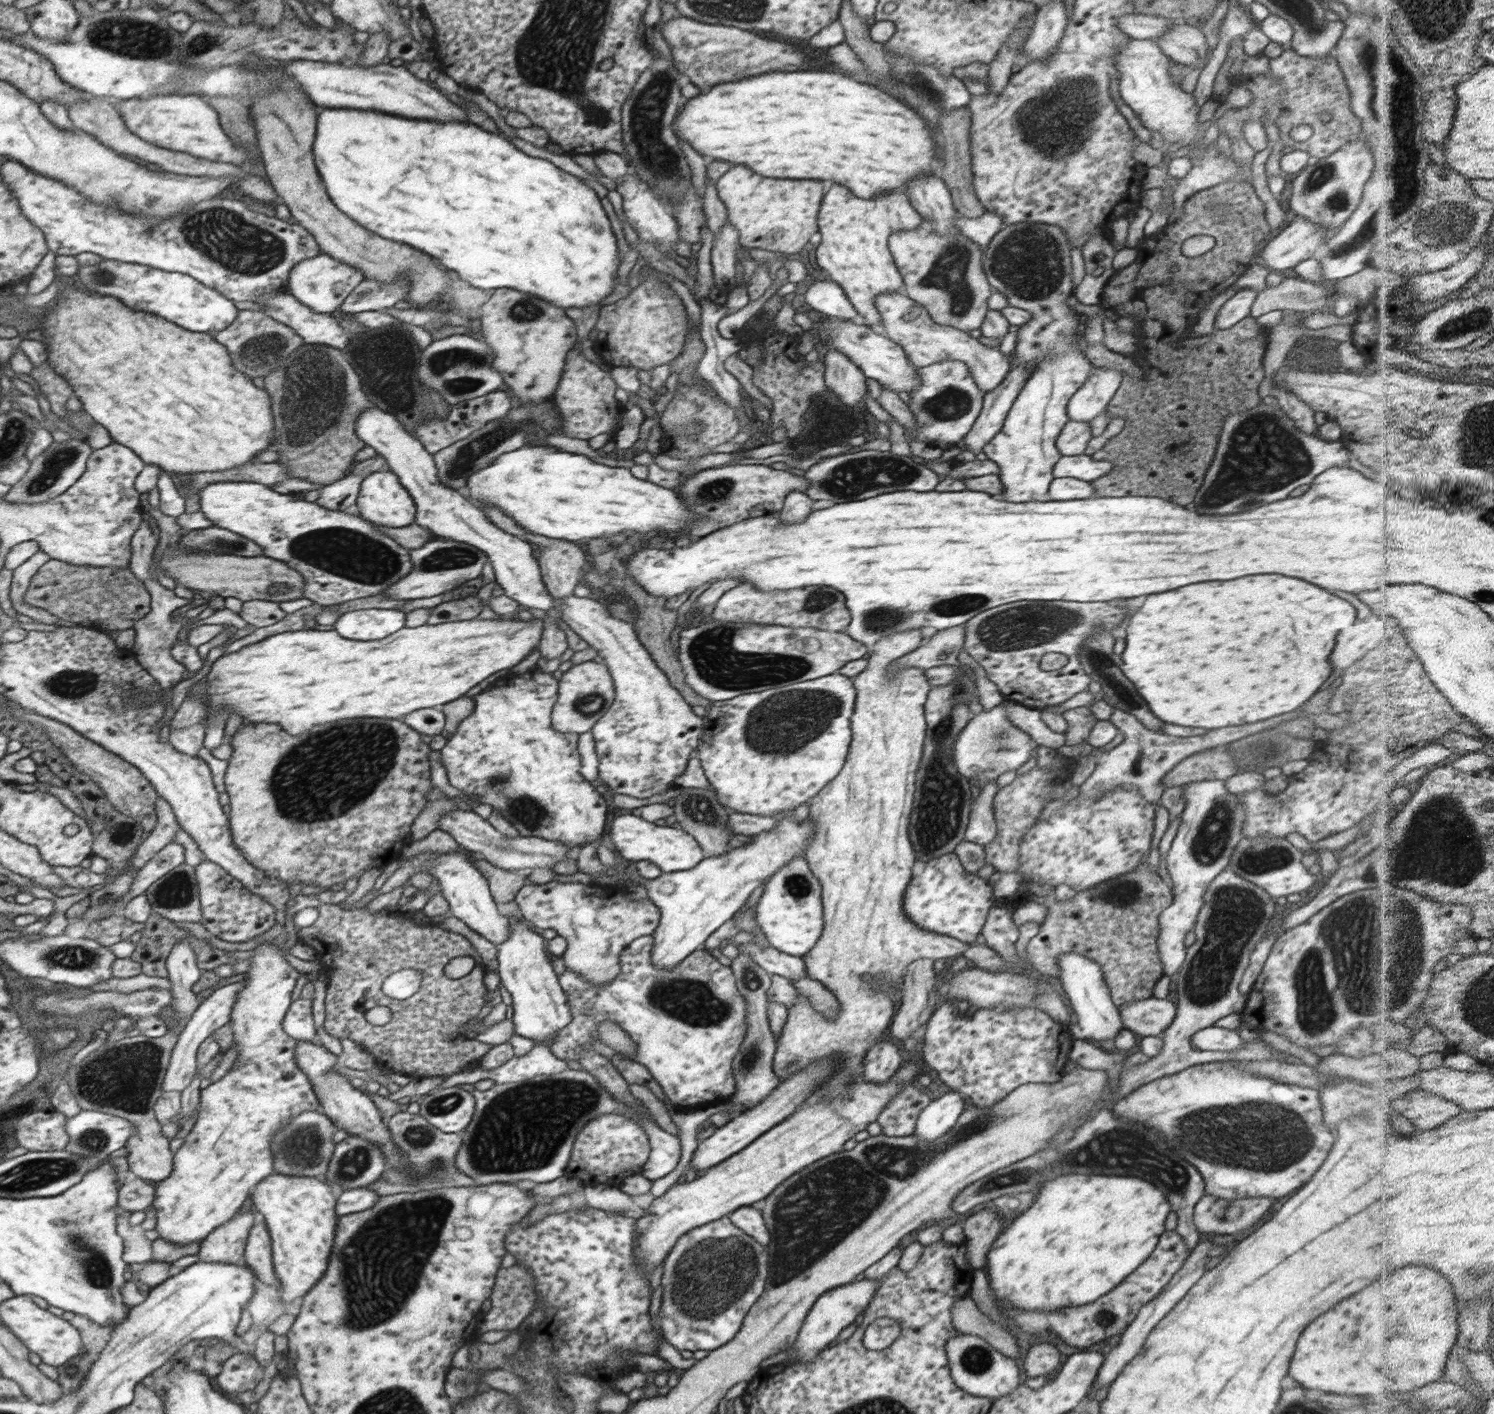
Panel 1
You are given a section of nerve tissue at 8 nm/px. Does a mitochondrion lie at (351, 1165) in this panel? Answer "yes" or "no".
yes

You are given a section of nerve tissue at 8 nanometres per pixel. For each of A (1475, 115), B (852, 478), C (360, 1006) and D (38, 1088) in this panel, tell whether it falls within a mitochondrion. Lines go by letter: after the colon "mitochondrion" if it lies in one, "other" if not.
A: other
B: mitochondrion
C: other
D: other

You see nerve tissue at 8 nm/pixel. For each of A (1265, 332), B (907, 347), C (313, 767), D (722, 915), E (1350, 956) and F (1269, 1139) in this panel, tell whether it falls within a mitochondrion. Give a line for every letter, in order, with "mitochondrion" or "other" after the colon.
A: other
B: other
C: mitochondrion
D: other
E: mitochondrion
F: mitochondrion

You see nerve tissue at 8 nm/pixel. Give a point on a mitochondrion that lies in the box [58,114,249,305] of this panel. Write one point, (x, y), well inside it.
(102, 277)

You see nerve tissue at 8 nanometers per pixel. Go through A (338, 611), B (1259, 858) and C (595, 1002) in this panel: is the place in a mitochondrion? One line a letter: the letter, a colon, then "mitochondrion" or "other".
A: other
B: mitochondrion
C: other

